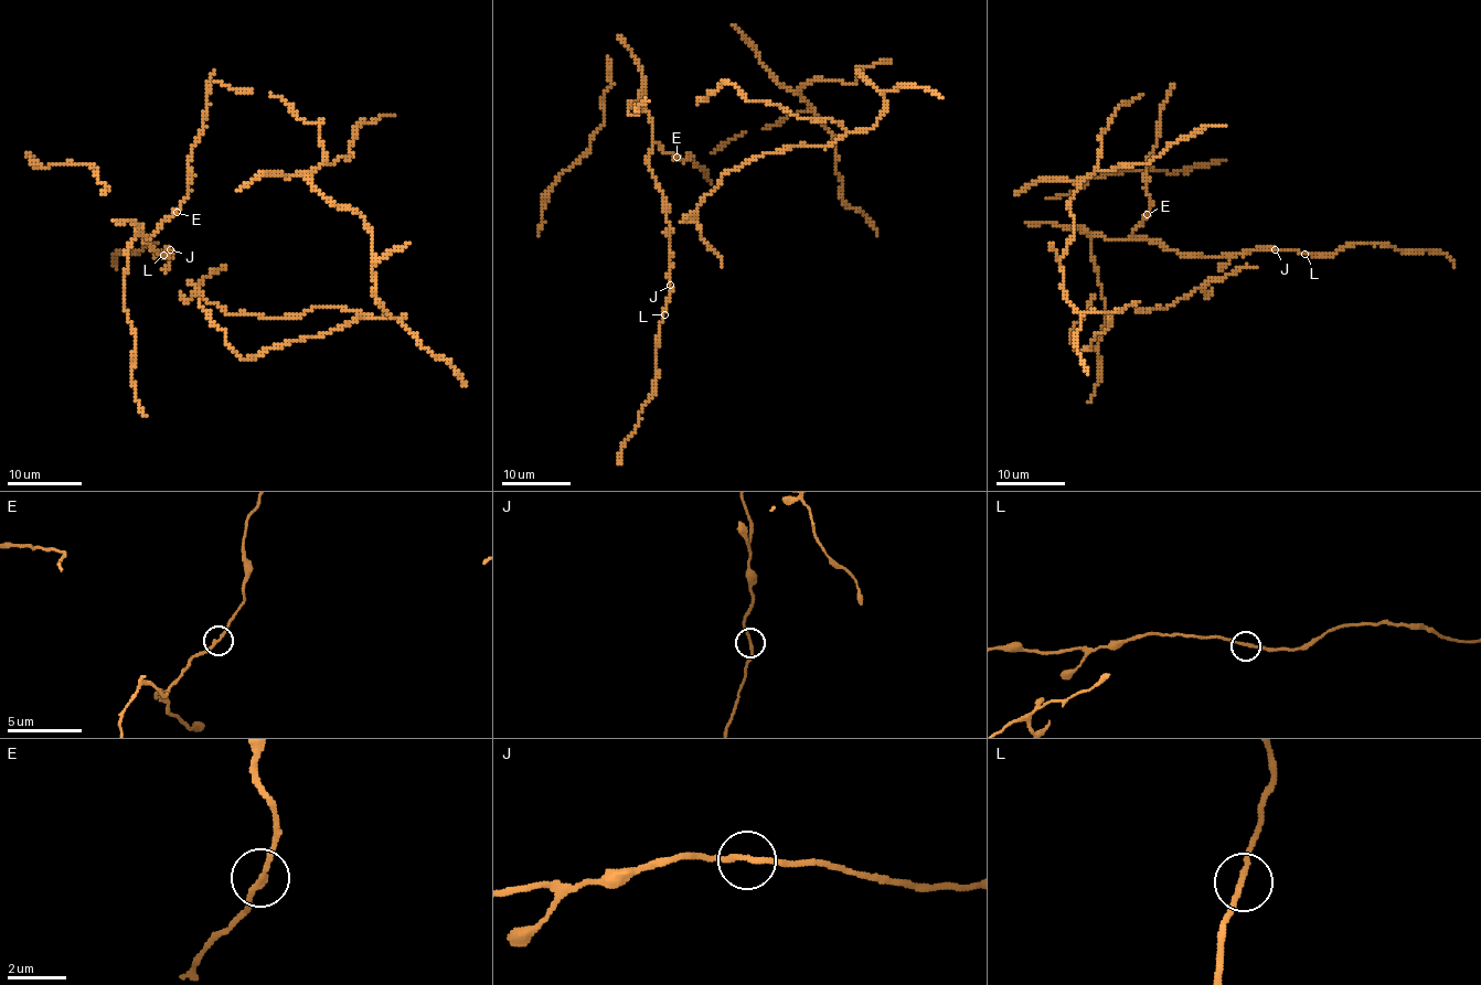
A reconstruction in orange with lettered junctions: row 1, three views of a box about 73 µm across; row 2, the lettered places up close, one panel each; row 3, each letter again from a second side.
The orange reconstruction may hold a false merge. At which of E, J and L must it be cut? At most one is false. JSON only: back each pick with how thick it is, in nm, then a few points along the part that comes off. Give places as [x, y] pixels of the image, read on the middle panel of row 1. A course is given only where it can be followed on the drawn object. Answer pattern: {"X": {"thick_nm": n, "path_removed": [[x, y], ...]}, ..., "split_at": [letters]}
{"split_at": []}

